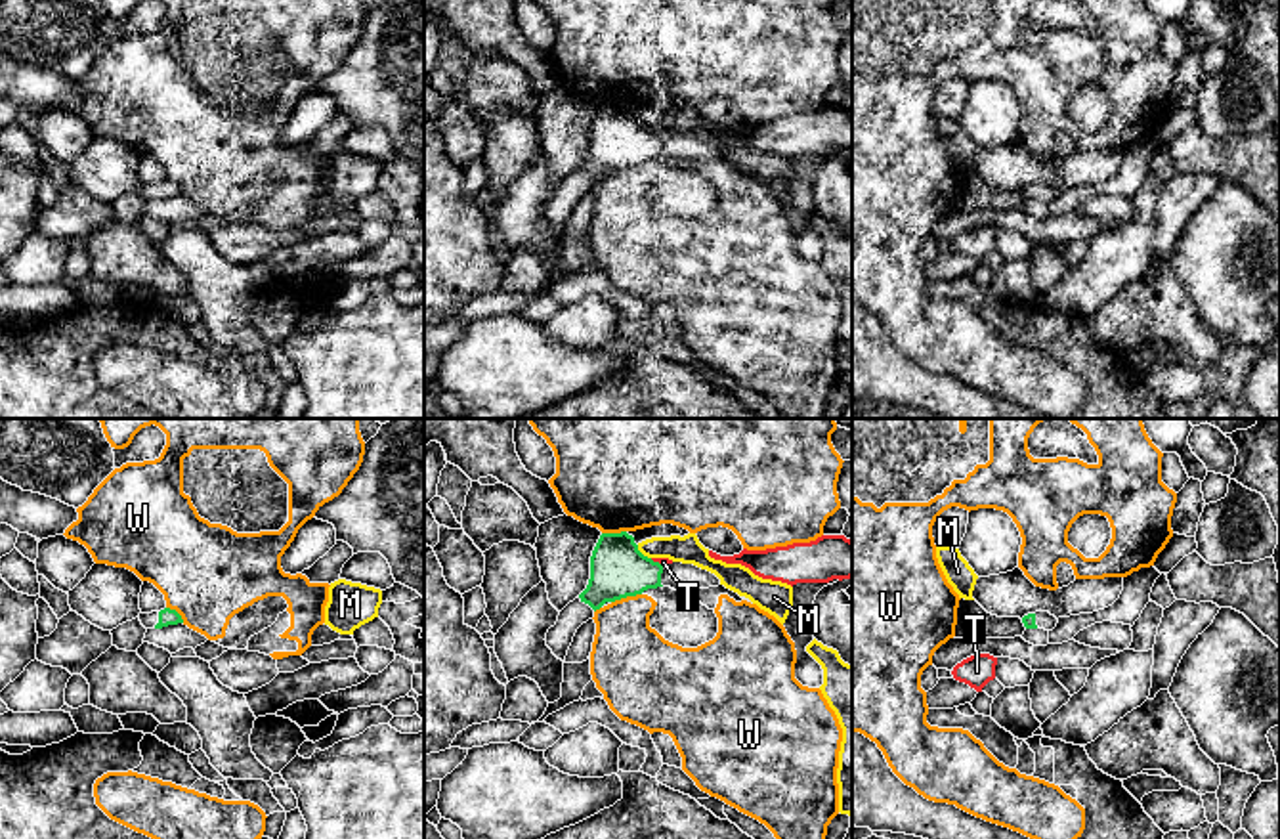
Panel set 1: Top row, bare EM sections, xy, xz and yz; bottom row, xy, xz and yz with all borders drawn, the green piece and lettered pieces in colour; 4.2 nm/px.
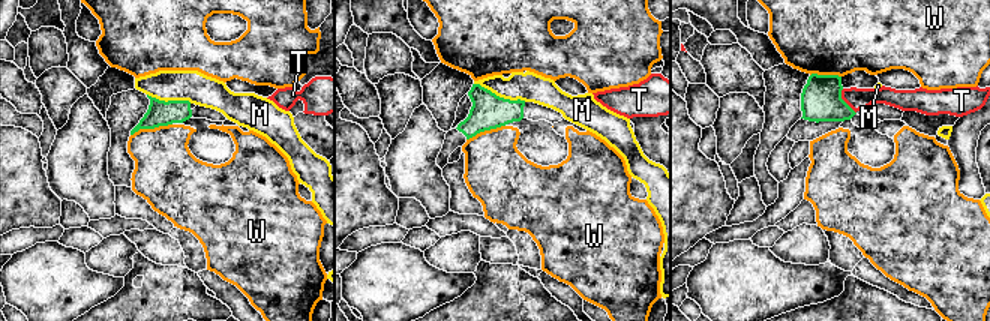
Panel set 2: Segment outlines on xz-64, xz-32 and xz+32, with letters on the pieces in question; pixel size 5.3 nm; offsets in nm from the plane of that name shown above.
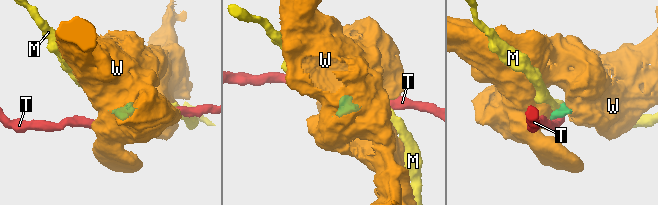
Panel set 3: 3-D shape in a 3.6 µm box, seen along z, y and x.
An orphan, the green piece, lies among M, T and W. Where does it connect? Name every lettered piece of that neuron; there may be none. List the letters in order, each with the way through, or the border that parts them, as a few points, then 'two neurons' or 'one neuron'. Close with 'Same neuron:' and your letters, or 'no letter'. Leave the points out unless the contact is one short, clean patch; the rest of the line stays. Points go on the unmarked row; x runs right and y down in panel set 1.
M: two neurons
T: two neurons
W: two neurons
Same neuron: no letter

